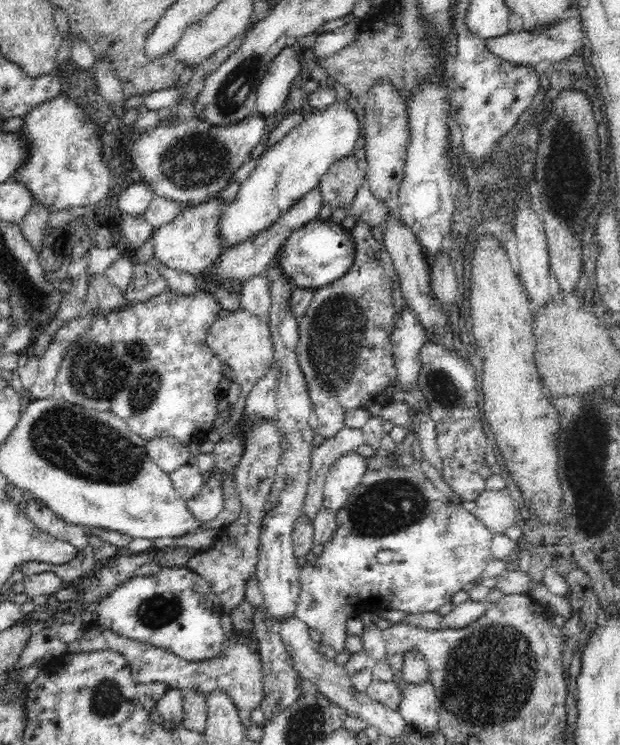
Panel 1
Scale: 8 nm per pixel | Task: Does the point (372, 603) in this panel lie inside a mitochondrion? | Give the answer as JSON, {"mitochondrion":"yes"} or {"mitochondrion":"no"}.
{"mitochondrion":"no"}

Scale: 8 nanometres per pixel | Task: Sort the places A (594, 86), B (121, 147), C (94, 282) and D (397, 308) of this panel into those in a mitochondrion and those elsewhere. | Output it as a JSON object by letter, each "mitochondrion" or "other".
{"A":"other","B":"other","C":"other","D":"other"}

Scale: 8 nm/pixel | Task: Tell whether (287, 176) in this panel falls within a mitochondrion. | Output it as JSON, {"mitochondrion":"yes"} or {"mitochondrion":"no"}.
{"mitochondrion":"no"}

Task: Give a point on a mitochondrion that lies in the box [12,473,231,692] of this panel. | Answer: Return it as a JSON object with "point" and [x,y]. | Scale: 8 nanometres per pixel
{"point":[161,609]}

